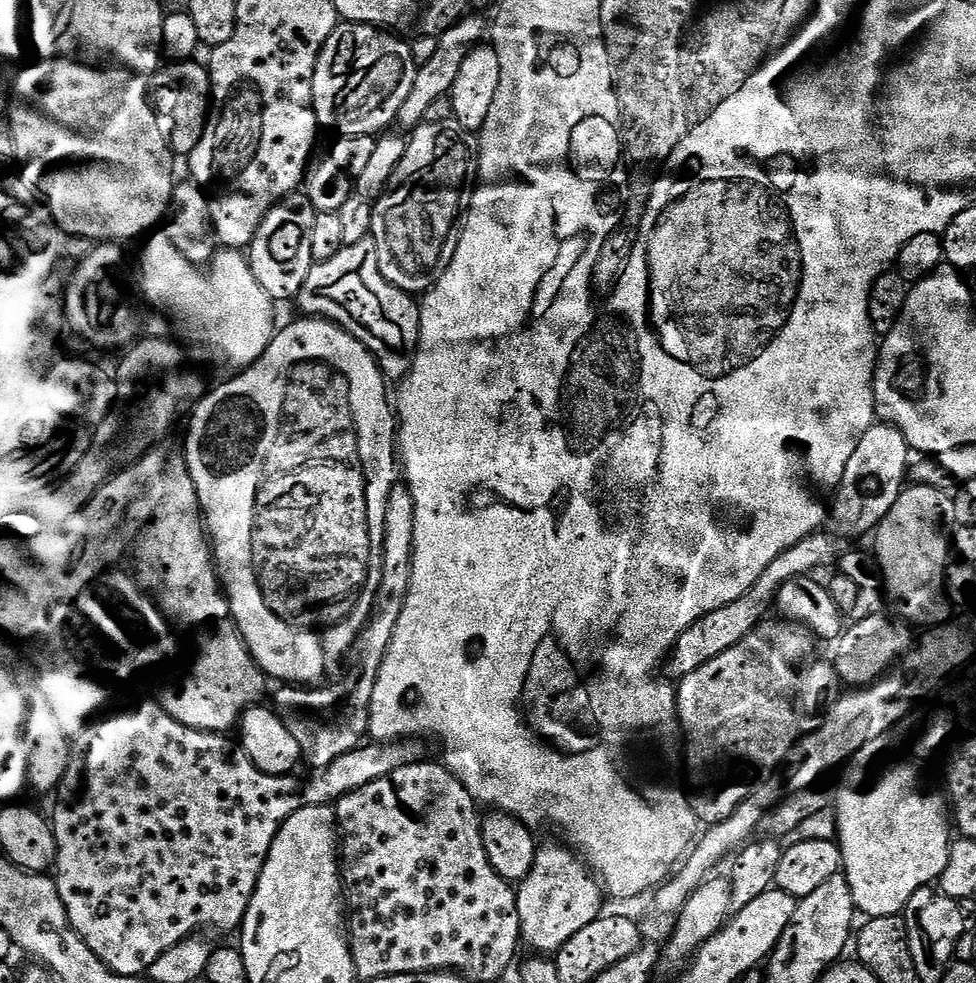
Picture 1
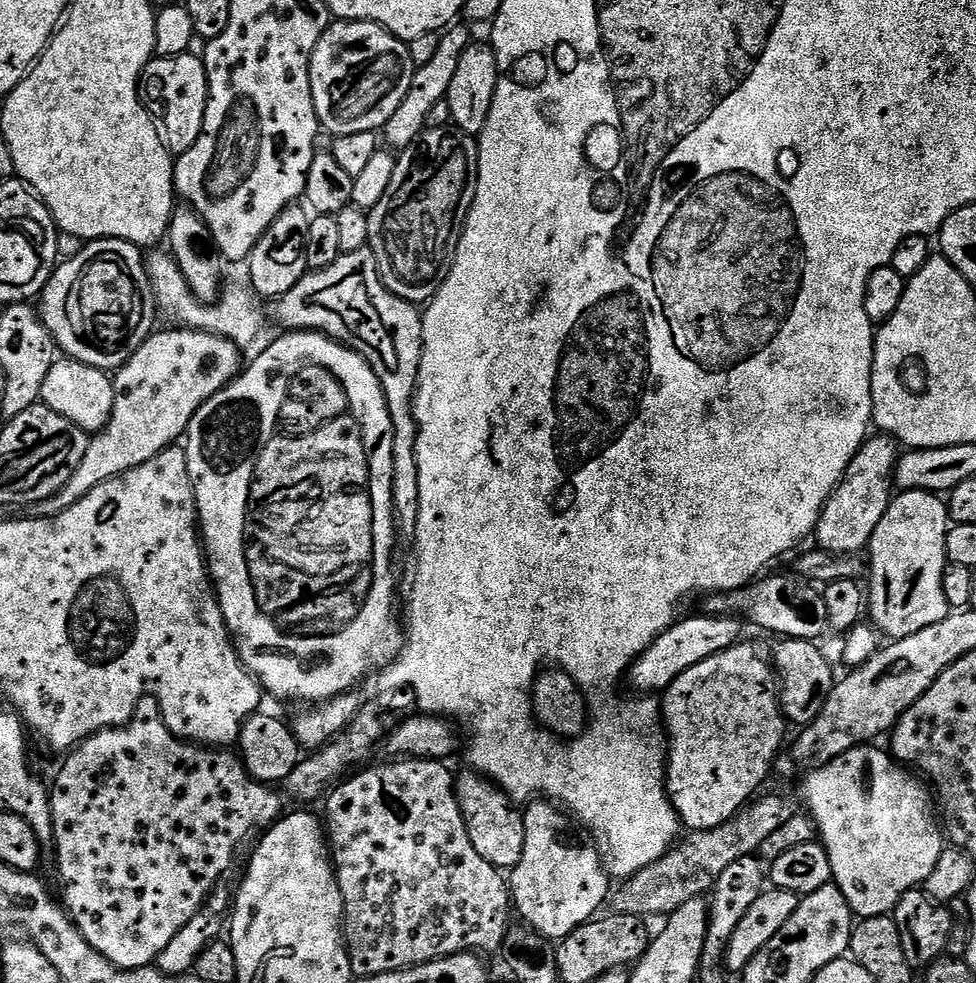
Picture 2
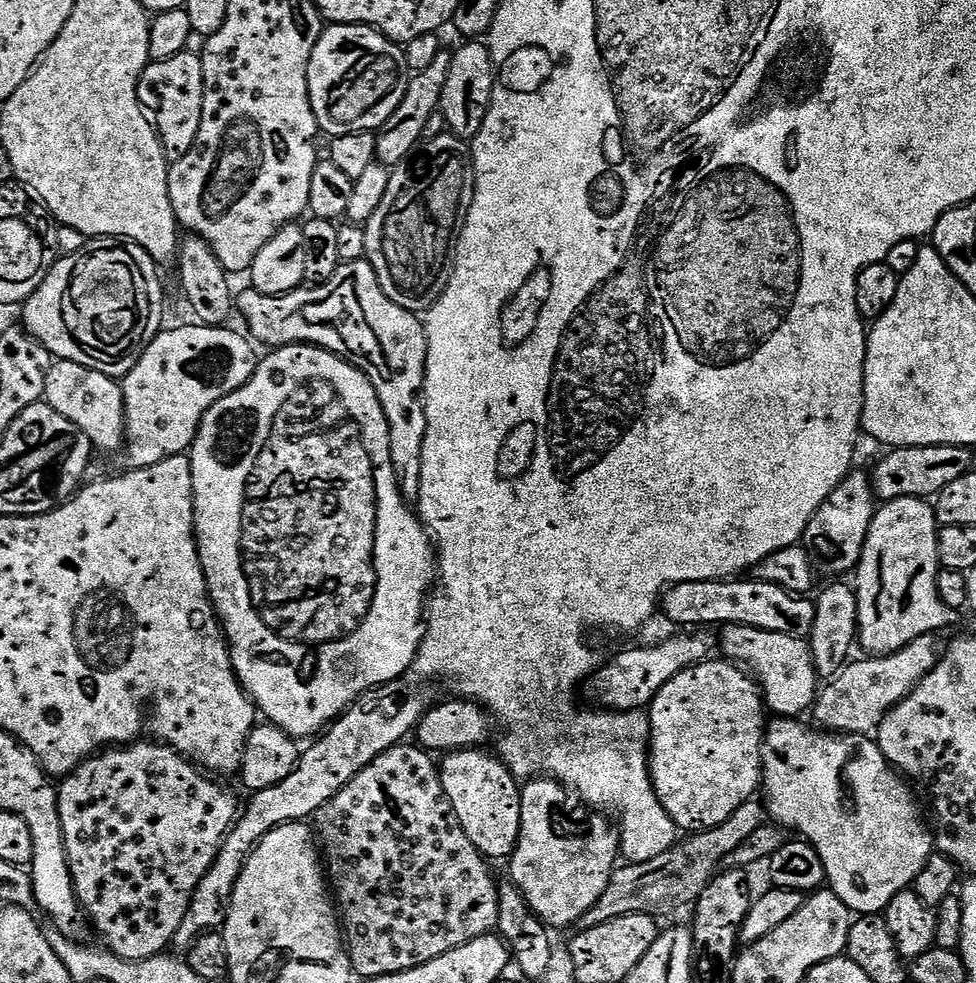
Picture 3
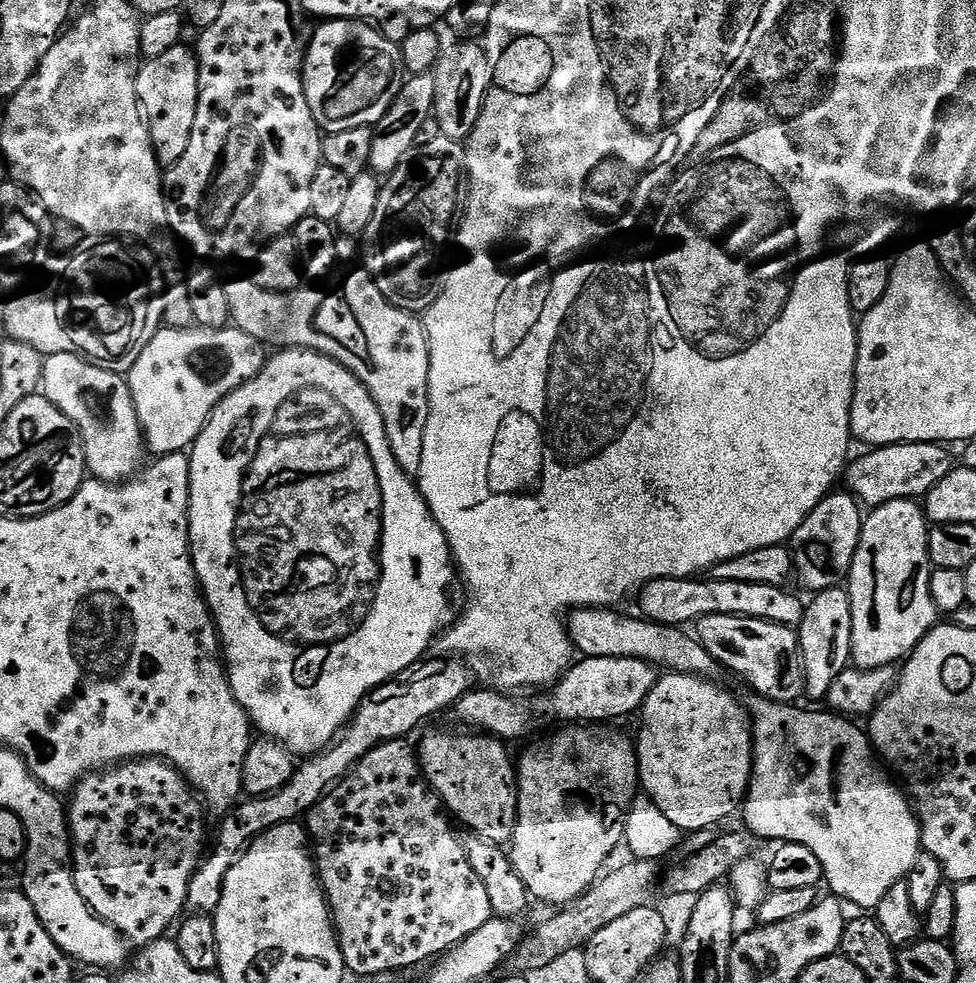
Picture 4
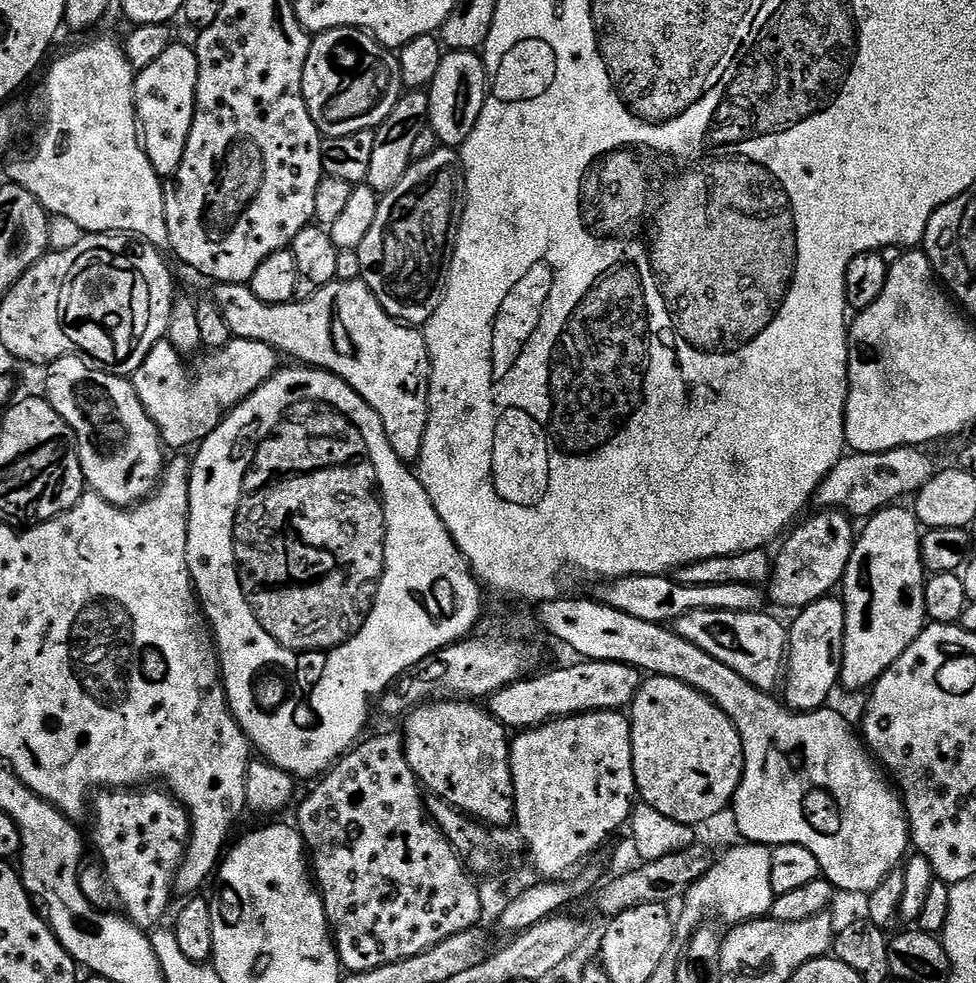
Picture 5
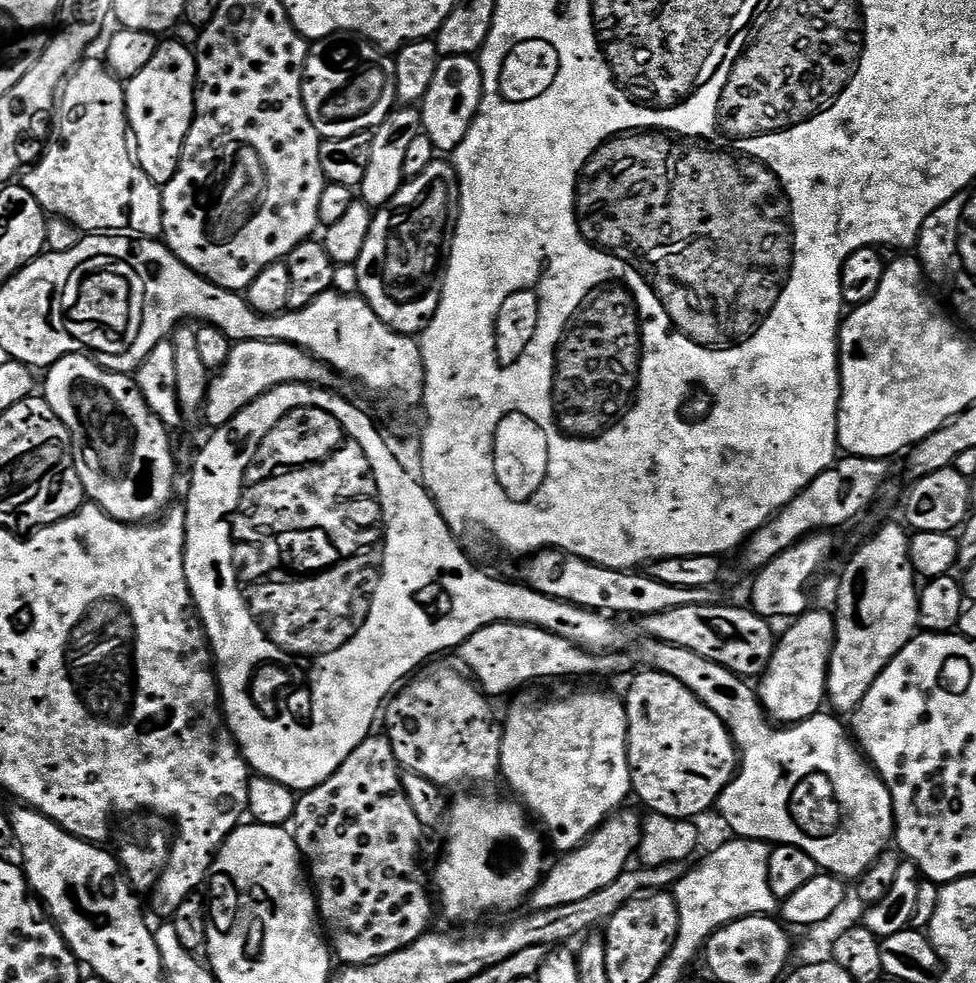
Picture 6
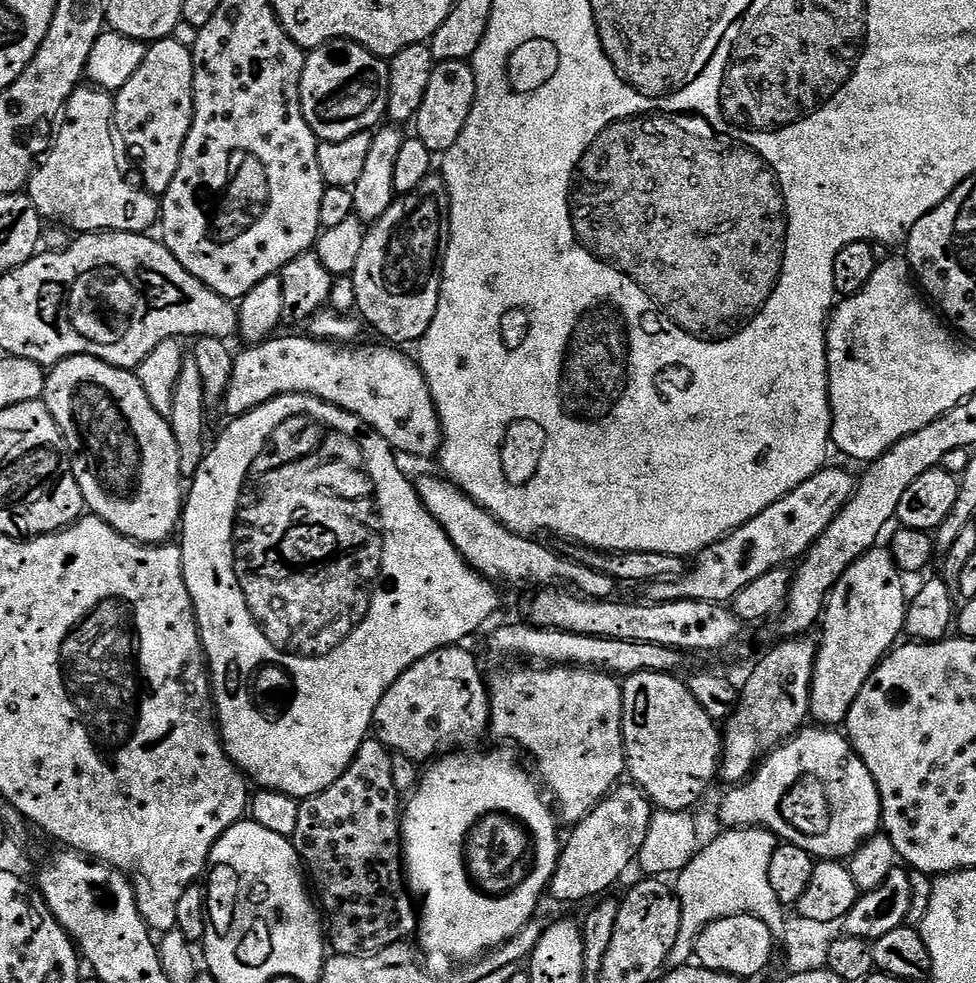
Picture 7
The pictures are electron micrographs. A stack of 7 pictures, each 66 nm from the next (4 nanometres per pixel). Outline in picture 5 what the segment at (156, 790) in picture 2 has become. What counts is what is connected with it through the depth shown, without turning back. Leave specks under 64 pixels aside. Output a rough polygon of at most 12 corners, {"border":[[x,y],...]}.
{"border":[[104,790],[92,840],[119,907],[168,912],[192,822],[167,791]]}

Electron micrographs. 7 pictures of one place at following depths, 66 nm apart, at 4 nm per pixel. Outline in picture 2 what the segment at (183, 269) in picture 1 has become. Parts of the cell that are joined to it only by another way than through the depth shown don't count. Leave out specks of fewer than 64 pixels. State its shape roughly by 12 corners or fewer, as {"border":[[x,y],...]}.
{"border":[[167,251],[146,260],[157,309],[177,325],[255,342],[253,293],[225,287],[199,304]]}

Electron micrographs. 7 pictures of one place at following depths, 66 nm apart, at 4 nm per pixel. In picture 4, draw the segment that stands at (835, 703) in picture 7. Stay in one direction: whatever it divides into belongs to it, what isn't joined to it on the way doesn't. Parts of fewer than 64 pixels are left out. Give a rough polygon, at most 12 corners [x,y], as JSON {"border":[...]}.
{"border":[[865,515],[851,663],[896,666],[936,627],[930,521]]}

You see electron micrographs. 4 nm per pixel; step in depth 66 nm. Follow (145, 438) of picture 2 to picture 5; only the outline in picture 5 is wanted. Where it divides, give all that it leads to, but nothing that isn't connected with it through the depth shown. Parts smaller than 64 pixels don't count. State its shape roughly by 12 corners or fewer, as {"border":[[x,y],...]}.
{"border":[[165,338],[131,373],[165,449],[199,445],[278,371],[234,338],[195,361]]}

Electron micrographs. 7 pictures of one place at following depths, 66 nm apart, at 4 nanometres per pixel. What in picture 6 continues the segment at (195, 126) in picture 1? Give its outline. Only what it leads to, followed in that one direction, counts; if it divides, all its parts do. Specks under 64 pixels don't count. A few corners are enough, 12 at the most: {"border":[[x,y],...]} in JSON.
{"border":[[174,38],[127,81],[128,131],[161,186],[196,116],[196,53]]}

